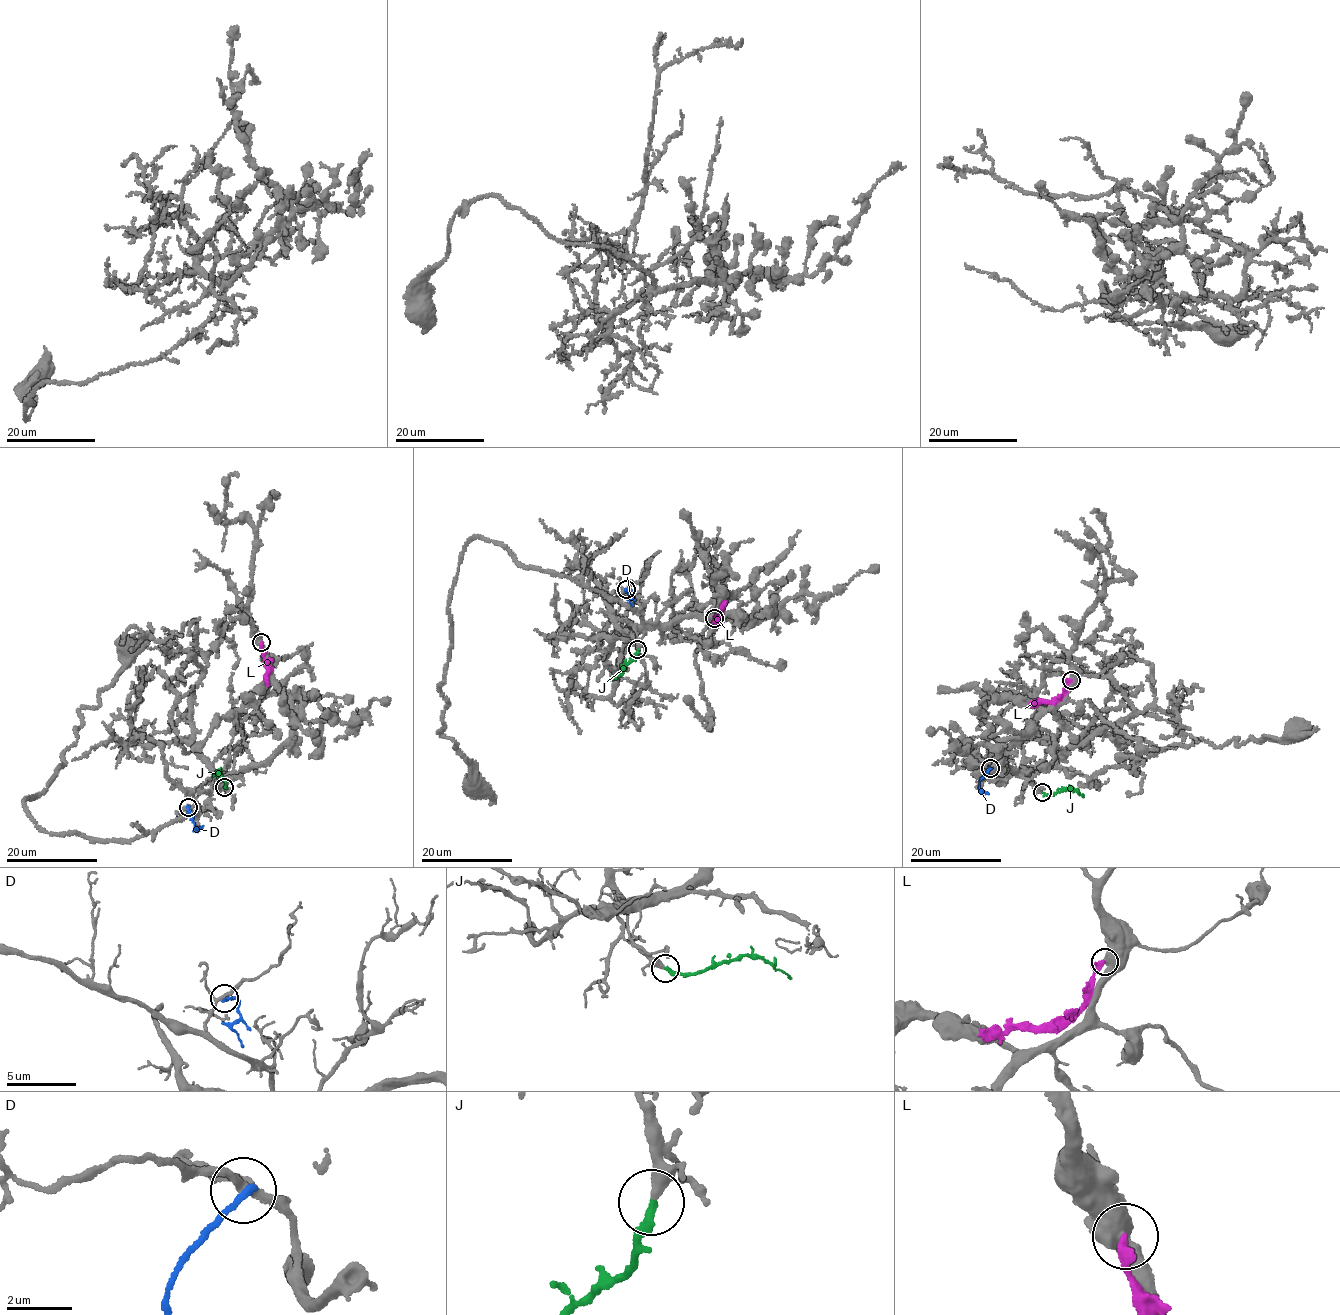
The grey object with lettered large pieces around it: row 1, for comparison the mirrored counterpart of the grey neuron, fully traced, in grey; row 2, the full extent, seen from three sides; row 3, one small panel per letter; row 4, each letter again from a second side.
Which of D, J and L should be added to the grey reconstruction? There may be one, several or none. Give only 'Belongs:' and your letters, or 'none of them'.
Belongs: J

